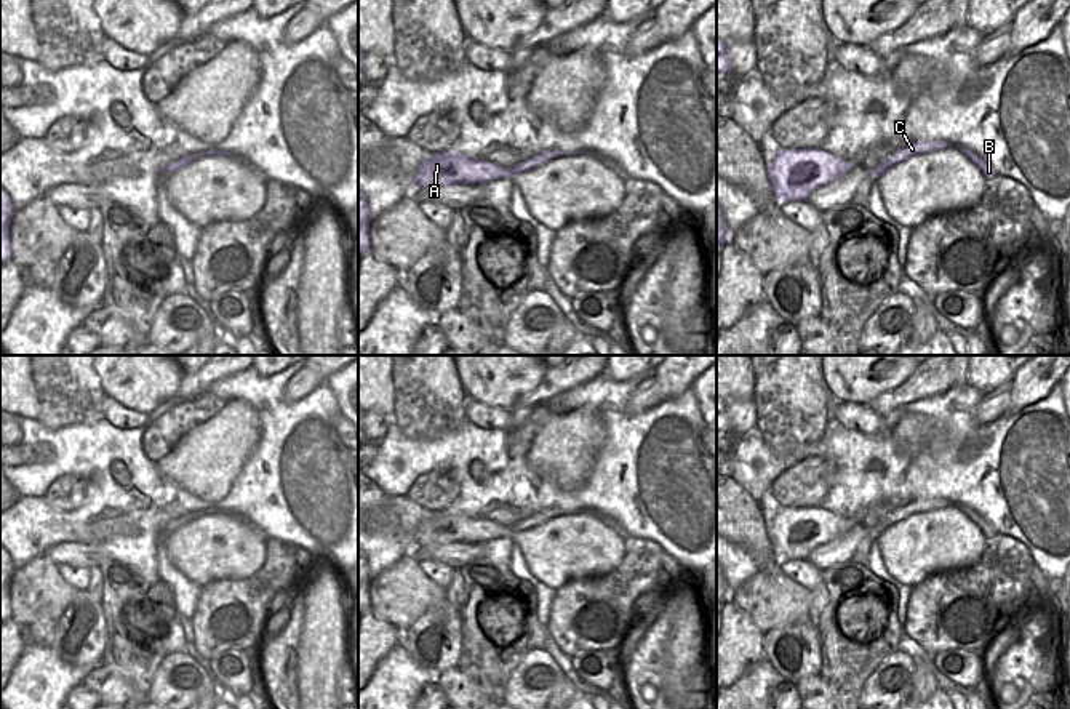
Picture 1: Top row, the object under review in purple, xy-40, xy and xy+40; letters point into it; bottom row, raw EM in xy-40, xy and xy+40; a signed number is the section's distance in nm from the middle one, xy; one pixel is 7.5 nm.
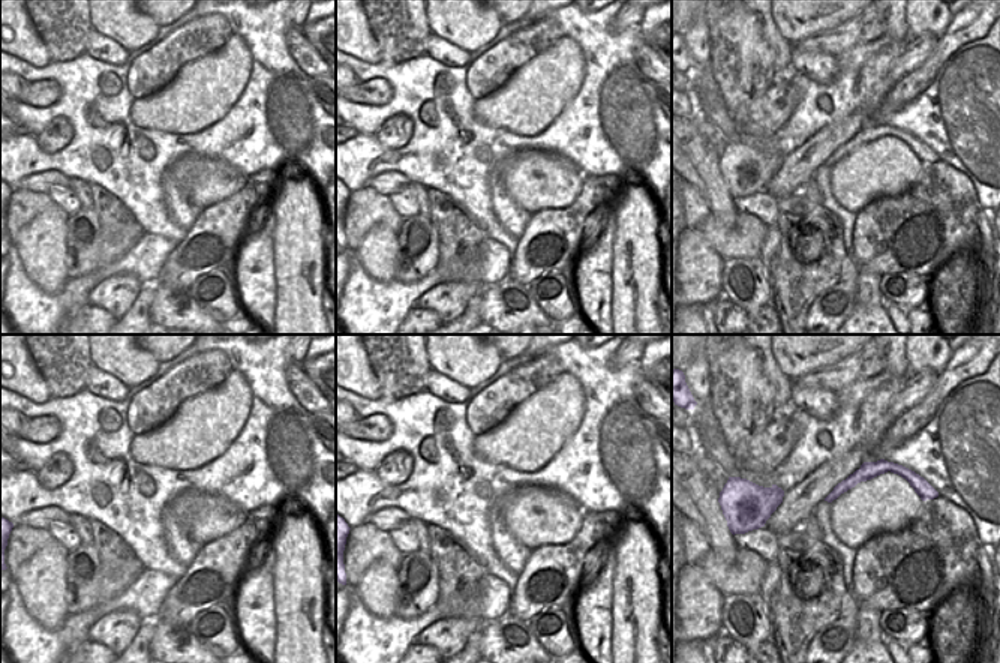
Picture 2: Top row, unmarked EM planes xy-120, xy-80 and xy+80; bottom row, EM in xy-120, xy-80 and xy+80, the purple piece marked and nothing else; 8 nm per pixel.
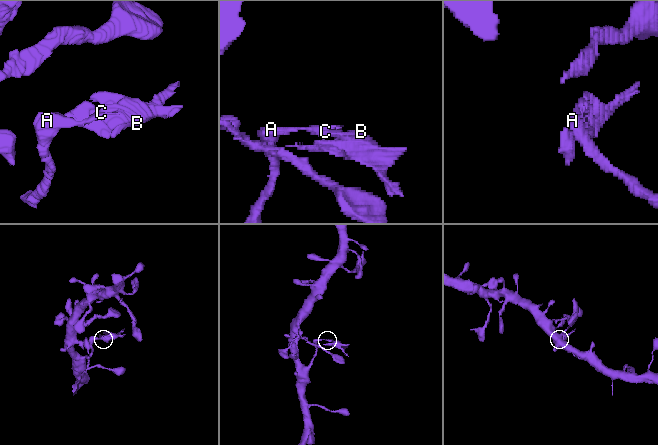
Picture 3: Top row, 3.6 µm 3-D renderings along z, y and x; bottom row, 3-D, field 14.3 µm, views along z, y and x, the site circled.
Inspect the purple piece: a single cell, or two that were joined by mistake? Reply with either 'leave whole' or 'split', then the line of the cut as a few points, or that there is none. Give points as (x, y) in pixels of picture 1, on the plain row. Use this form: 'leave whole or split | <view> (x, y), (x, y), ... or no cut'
split | xy (509, 528), (514, 533)

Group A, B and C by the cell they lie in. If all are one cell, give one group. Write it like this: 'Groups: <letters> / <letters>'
Groups: A / B C.

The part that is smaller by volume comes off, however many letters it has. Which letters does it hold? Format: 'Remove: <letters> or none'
Remove: B, C

